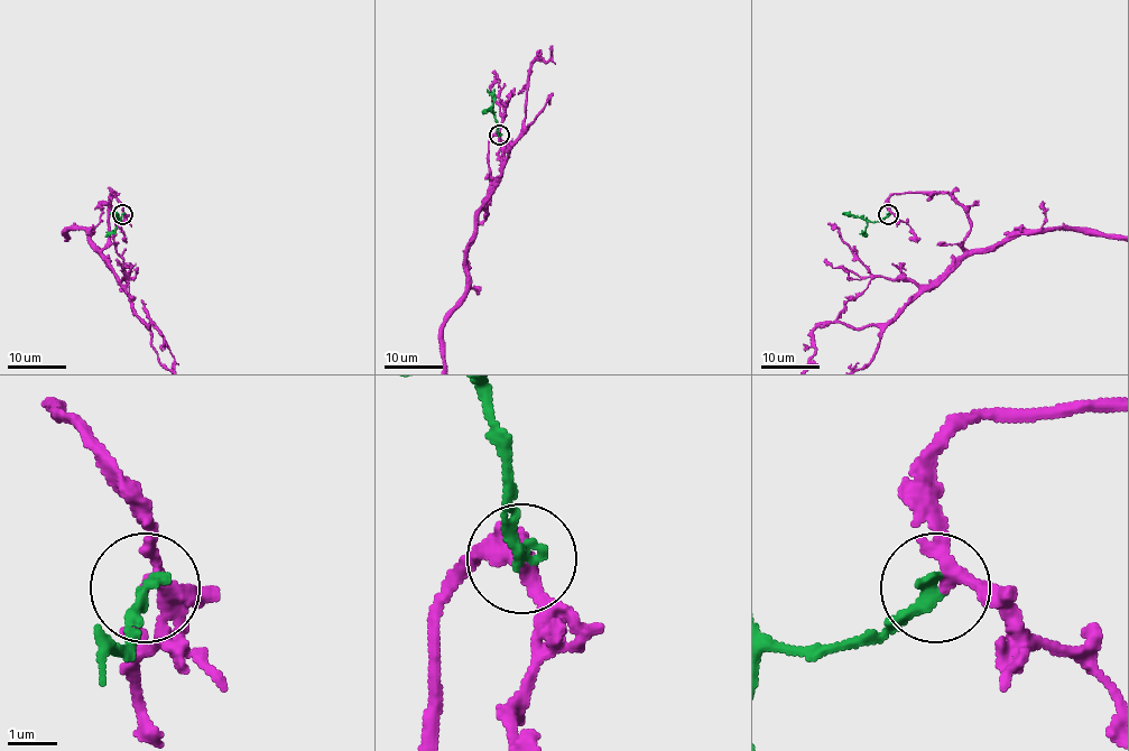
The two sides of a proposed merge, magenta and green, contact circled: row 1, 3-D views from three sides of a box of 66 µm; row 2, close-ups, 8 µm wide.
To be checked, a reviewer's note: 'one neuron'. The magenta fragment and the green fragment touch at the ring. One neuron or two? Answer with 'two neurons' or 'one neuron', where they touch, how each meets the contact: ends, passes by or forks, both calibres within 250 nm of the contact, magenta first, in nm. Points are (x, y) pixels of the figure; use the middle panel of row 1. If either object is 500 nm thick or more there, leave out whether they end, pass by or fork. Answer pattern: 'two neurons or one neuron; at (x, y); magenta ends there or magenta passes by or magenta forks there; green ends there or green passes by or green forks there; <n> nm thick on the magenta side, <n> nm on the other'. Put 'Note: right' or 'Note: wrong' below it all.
one neuron; at (499, 135); magenta passes by; green ends there; 220 nm thick on the magenta side, 280 nm on the other
Note: right

